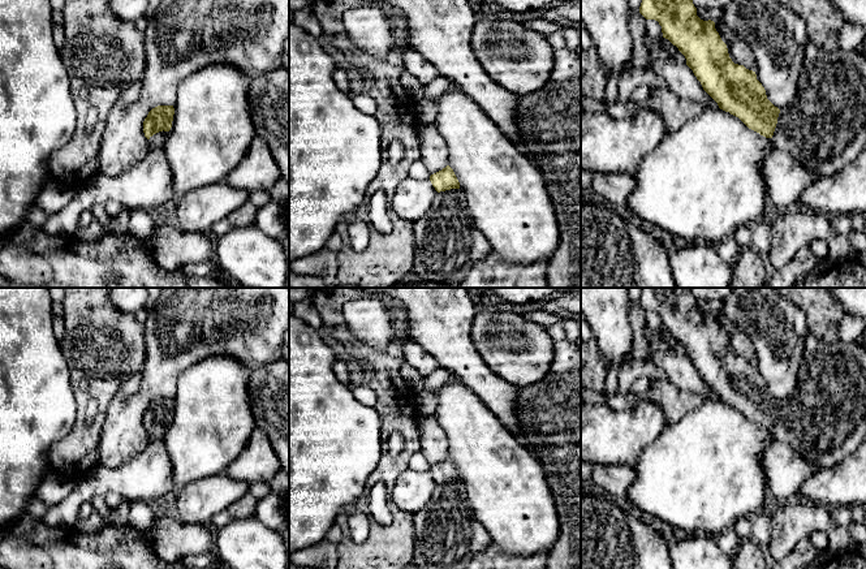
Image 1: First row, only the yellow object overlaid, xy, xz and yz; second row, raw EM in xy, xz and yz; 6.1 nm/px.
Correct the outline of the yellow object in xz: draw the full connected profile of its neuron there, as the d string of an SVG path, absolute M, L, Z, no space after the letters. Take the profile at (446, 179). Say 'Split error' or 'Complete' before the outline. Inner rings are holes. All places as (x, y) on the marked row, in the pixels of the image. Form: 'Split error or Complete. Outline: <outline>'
Split error. Outline: M447 165L431 174L430 181L438 194L430 210L414 223L415 254L412 276L458 288L471 266L491 251L491 245L470 217L465 194L460 190L453 169Z

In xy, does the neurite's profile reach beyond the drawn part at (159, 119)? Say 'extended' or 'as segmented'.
extended

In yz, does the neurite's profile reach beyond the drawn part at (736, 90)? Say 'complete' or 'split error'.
split error

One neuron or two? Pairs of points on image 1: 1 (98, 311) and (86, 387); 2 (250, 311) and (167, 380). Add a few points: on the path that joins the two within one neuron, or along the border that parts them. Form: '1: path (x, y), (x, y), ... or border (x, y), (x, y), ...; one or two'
1: path (98, 330), (98, 369); one
2: path (228, 327), (182, 358); one

